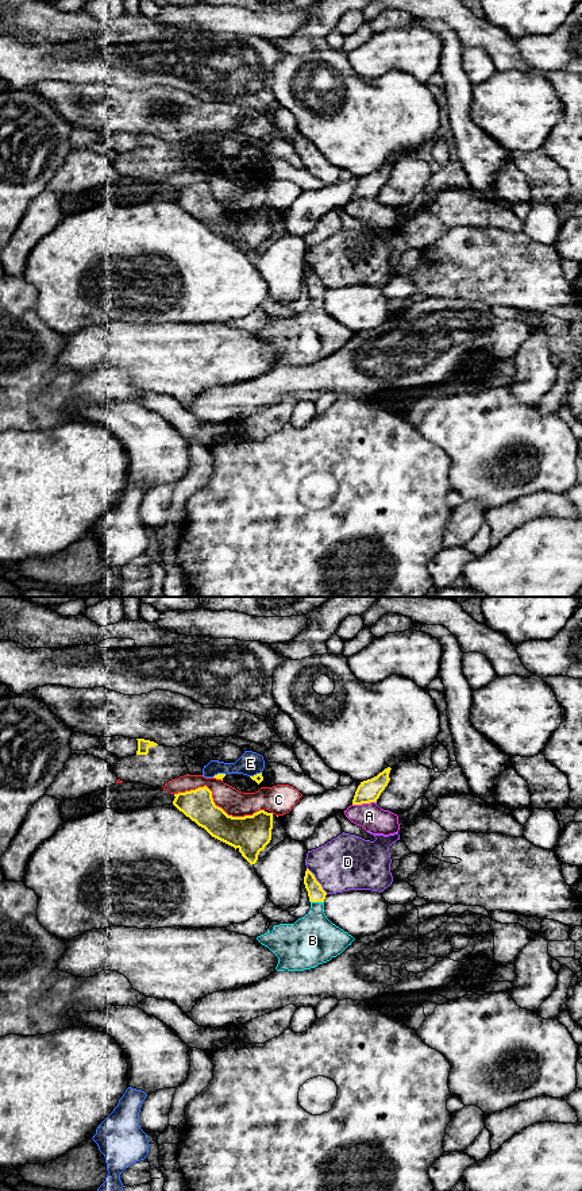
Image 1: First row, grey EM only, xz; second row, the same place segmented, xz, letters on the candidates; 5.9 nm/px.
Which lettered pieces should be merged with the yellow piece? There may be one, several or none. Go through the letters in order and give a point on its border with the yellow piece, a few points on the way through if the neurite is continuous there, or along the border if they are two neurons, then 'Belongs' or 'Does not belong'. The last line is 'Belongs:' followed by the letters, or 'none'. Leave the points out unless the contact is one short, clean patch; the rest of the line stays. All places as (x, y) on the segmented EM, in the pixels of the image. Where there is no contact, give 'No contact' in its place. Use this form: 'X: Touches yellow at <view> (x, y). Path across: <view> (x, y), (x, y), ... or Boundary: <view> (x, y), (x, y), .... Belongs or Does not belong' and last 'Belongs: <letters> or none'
A: Touches yellow at xz (363, 802). Boundary: xz (376, 801), (353, 805). Does not belong
B: Touches yellow at xz (316, 901). Path across: xz (315, 891), (316, 901), (316, 922), (312, 940). Belongs
C: Touches yellow at xz (214, 804). Does not belong
D: Touches yellow at xz (316, 881). Boundary: xz (307, 867), (327, 893). Does not belong
E: Touches yellow at xz (219, 774). Boundary: xz (226, 774), (215, 774), (212, 777). Does not belong
Belongs: B

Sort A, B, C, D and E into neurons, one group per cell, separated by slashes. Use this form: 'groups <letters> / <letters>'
groups A / B / C / D / E

